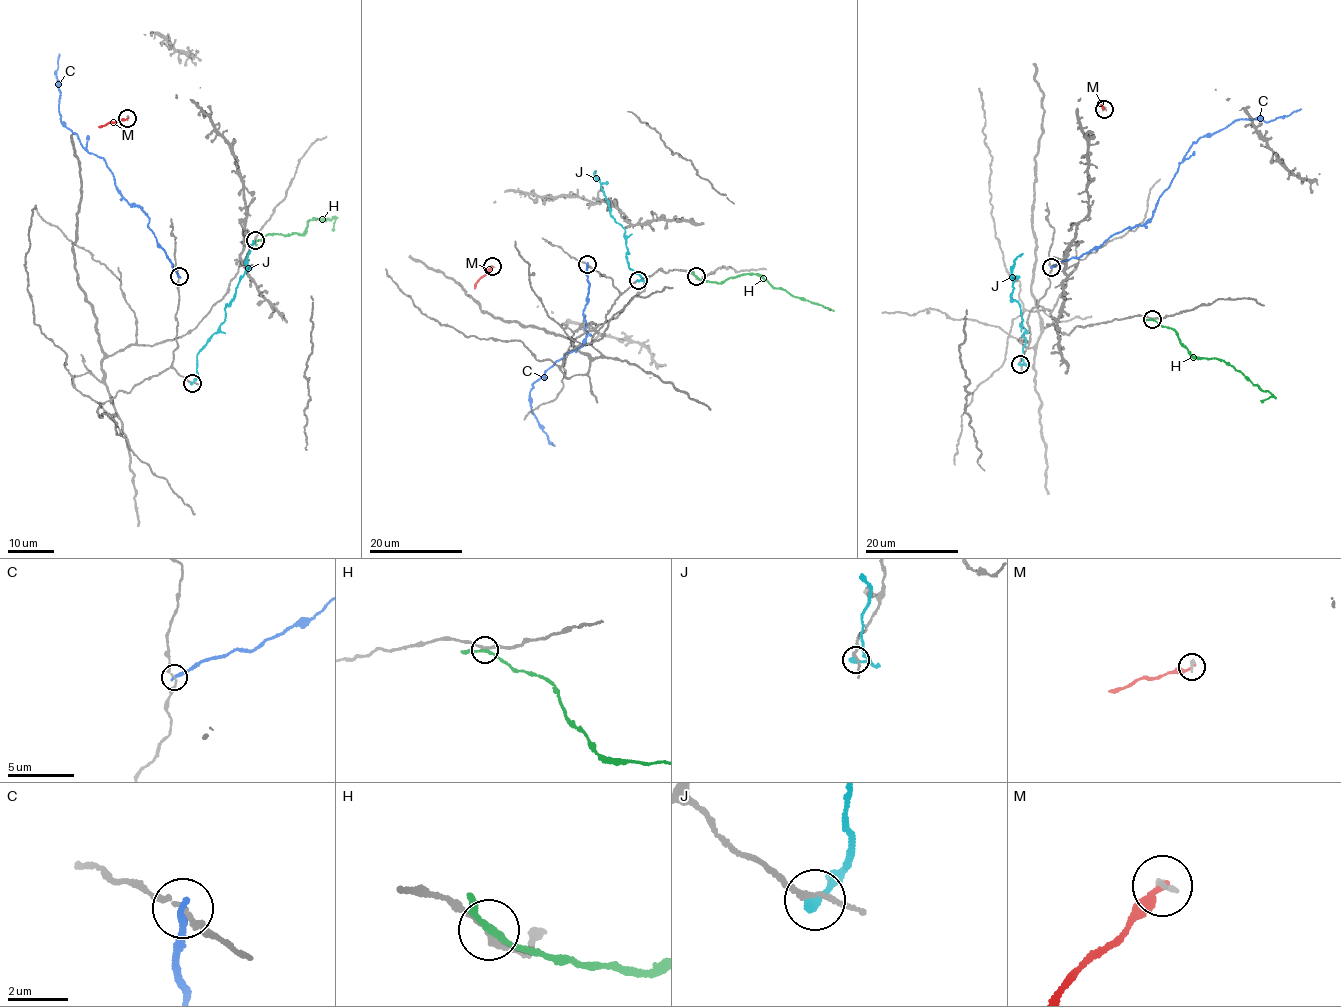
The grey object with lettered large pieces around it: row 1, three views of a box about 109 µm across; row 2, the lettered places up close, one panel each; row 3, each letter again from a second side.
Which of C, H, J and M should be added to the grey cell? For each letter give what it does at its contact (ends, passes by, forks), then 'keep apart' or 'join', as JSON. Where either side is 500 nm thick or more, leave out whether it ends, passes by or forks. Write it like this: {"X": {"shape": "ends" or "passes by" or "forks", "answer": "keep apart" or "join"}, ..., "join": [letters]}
{"C": {"shape": "ends", "answer": "keep apart"}, "H": {"shape": "passes by", "answer": "keep apart"}, "J": {"shape": "ends", "answer": "keep apart"}, "M": {"shape": "ends", "answer": "keep apart"}, "join": []}

